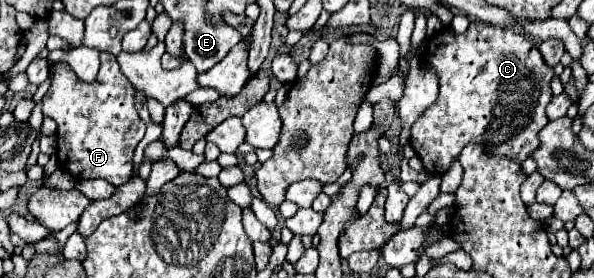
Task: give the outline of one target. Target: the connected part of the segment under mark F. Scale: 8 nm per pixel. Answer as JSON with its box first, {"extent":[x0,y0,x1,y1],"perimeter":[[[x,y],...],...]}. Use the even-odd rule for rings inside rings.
{"extent":[43,52,145,186],"perimeter":[[[101,52],[101,68],[93,82],[83,82],[77,74],[65,64],[57,62],[51,70],[51,88],[43,96],[43,114],[51,116],[57,122],[57,158],[59,166],[65,168],[73,180],[91,180],[105,178],[113,186],[121,186],[131,178],[133,172],[133,150],[145,136],[145,122],[139,118],[135,110],[135,90],[123,72],[119,70],[119,62],[113,54]]]}

